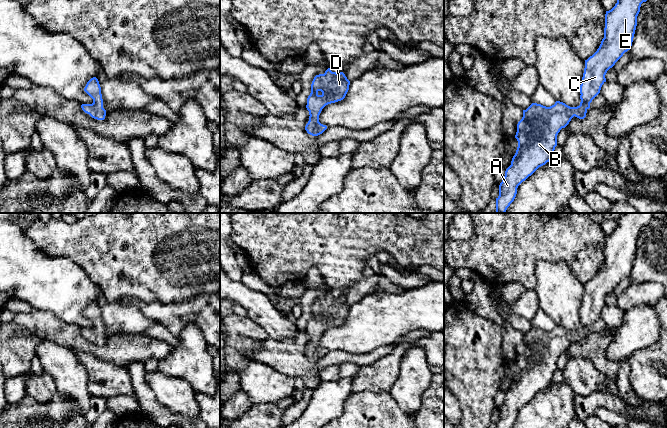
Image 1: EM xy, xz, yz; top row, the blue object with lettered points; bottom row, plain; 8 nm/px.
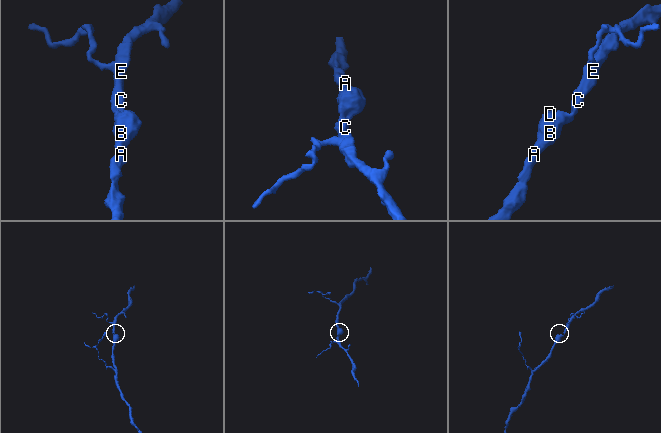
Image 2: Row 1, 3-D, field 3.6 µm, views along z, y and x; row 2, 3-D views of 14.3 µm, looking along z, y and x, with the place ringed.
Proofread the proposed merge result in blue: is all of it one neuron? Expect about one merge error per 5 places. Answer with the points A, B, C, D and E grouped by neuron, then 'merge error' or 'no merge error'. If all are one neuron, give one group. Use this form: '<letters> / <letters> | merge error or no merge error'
A B C D E | no merge error

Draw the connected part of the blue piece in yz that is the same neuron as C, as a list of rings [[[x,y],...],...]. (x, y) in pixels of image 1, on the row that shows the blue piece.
[[[617,0],[615,6],[606,11],[604,38],[597,51],[585,60],[579,106],[570,107],[556,101],[550,107],[532,103],[523,110],[523,117],[517,124],[515,135],[518,147],[499,185],[496,213],[505,213],[516,197],[518,186],[552,159],[560,130],[565,128],[574,116],[579,119],[586,117],[590,103],[606,82],[607,71],[630,50],[637,16],[641,4],[646,1]]]

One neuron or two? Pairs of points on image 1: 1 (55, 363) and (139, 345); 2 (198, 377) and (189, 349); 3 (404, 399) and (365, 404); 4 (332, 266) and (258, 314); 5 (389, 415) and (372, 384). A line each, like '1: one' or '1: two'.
1: two
2: one
3: two
4: two
5: two

